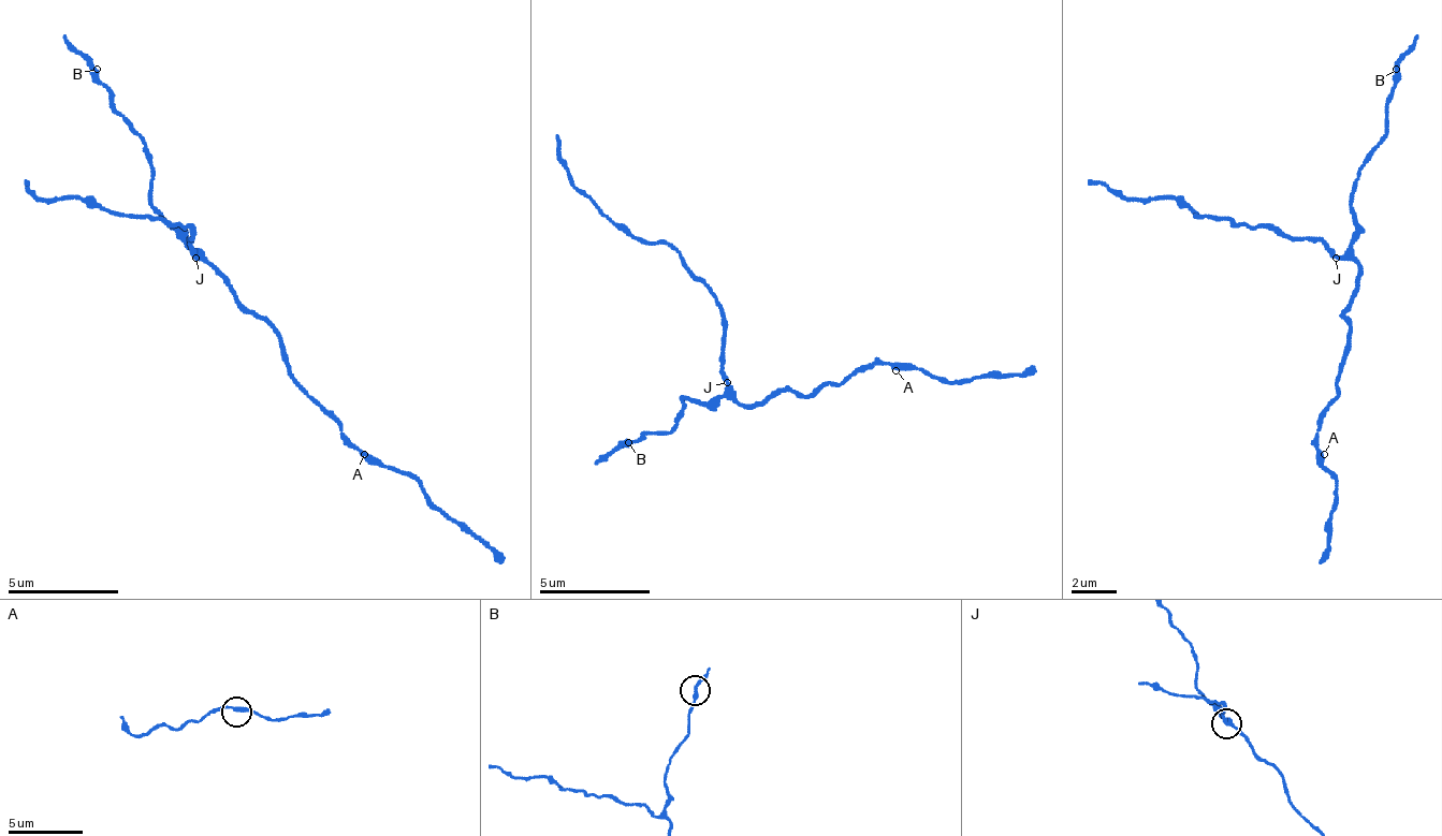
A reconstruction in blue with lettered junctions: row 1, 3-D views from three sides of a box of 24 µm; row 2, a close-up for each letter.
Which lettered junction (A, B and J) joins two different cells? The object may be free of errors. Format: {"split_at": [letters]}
{"split_at": ["J"]}

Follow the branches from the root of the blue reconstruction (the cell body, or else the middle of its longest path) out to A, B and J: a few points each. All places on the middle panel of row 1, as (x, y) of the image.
A: (768, 398), (778, 393), (801, 393), (806, 398), (817, 386), (840, 386), (862, 365), (890, 365), (896, 370)
B: (768, 398), (762, 404), (734, 398), (695, 404), (684, 398), (684, 414), (667, 431), (644, 431), (628, 442)
J: (768, 398), (762, 404), (740, 404), (728, 381)

